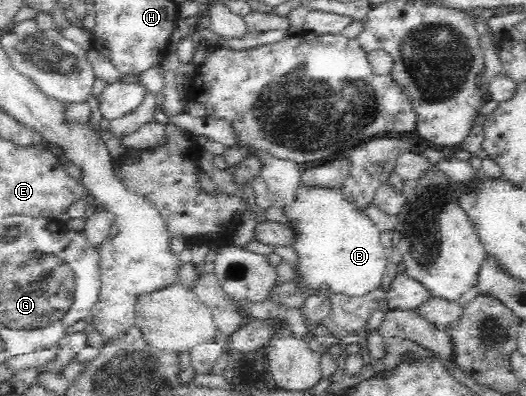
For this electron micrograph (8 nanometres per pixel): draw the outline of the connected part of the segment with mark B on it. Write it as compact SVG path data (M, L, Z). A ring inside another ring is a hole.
M313 189L298 196L293 209L289 209L289 218L297 223L291 225L299 232L299 243L294 247L300 259L300 266L296 268L304 281L298 282L302 288L313 288L315 293L346 293L347 295L365 295L367 291L377 288L381 284L387 264L390 262L389 249L381 245L381 233L373 223L371 217L357 212L351 203L342 199L339 190Z

